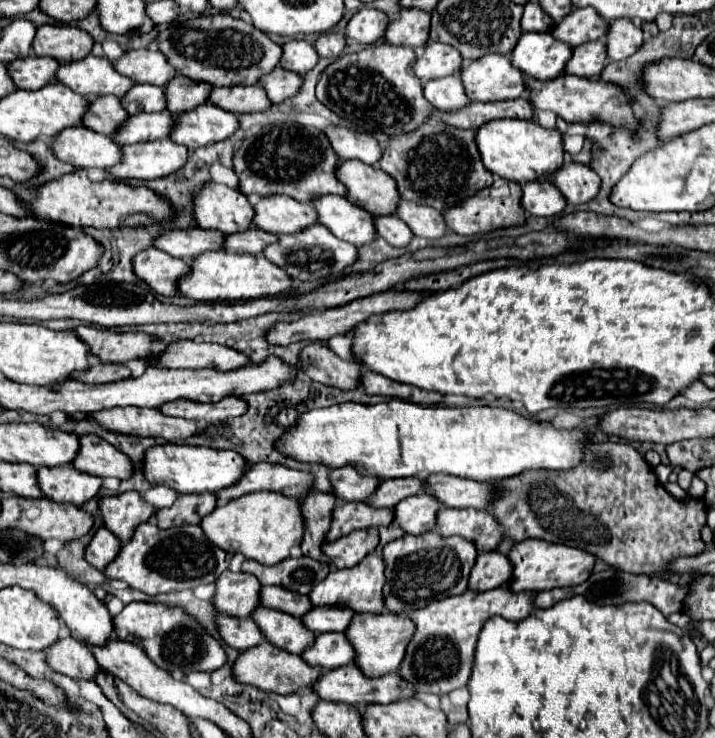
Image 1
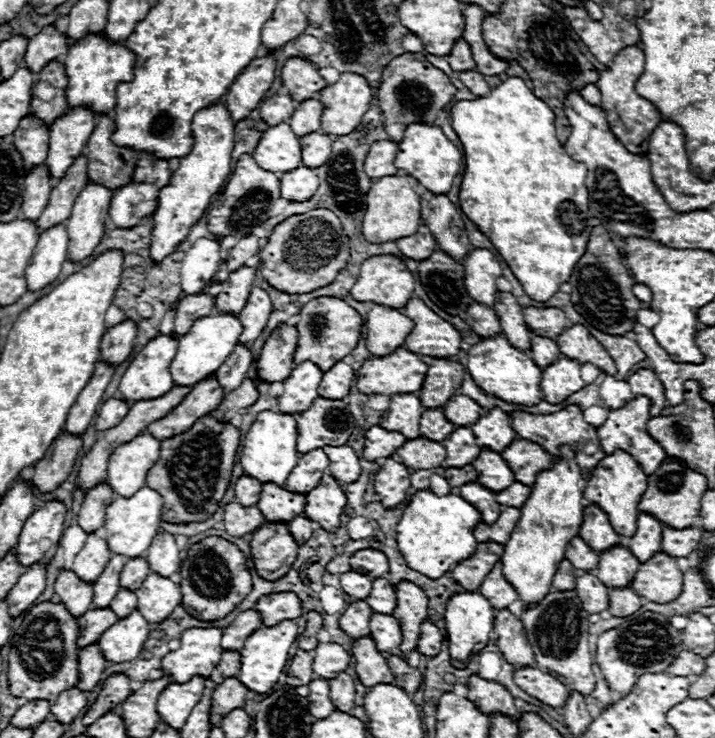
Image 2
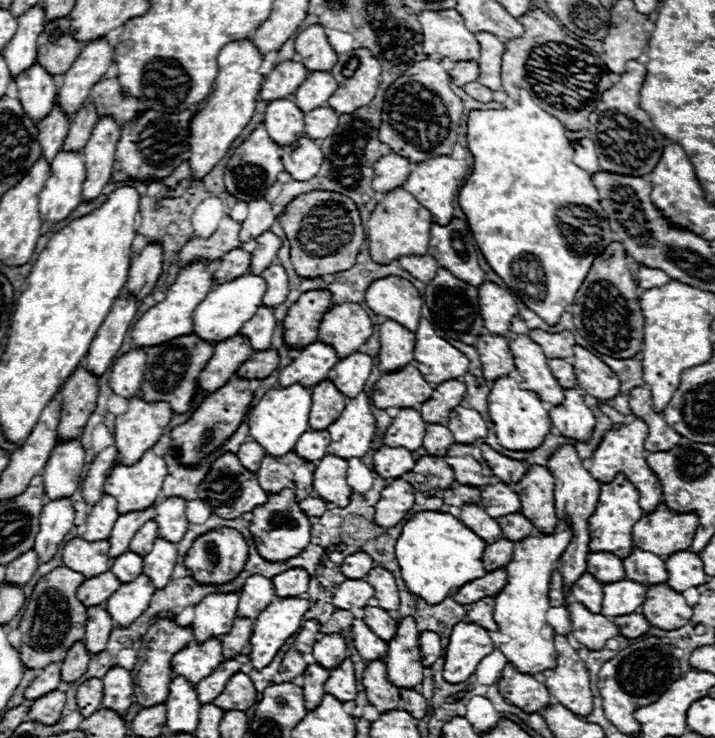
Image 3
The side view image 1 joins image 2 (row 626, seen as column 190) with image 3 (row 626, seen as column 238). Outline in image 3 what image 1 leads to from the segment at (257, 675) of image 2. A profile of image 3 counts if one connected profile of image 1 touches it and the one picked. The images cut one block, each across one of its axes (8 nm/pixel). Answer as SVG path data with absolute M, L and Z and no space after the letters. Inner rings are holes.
M300 596L276 598L254 620L254 636L250 638L250 660L256 670L262 670L272 662L280 646L296 634L302 626L302 616L310 610L310 602Z

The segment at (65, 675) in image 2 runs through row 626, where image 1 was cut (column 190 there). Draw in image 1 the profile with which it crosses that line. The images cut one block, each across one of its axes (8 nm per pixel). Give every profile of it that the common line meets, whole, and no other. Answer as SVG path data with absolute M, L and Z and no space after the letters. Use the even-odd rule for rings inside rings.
M226 12L174 20L156 36L156 42L158 50L166 56L176 72L188 76L190 80L208 82L212 86L252 86L262 74L272 72L282 56L282 48L264 32L240 18L232 18Z

